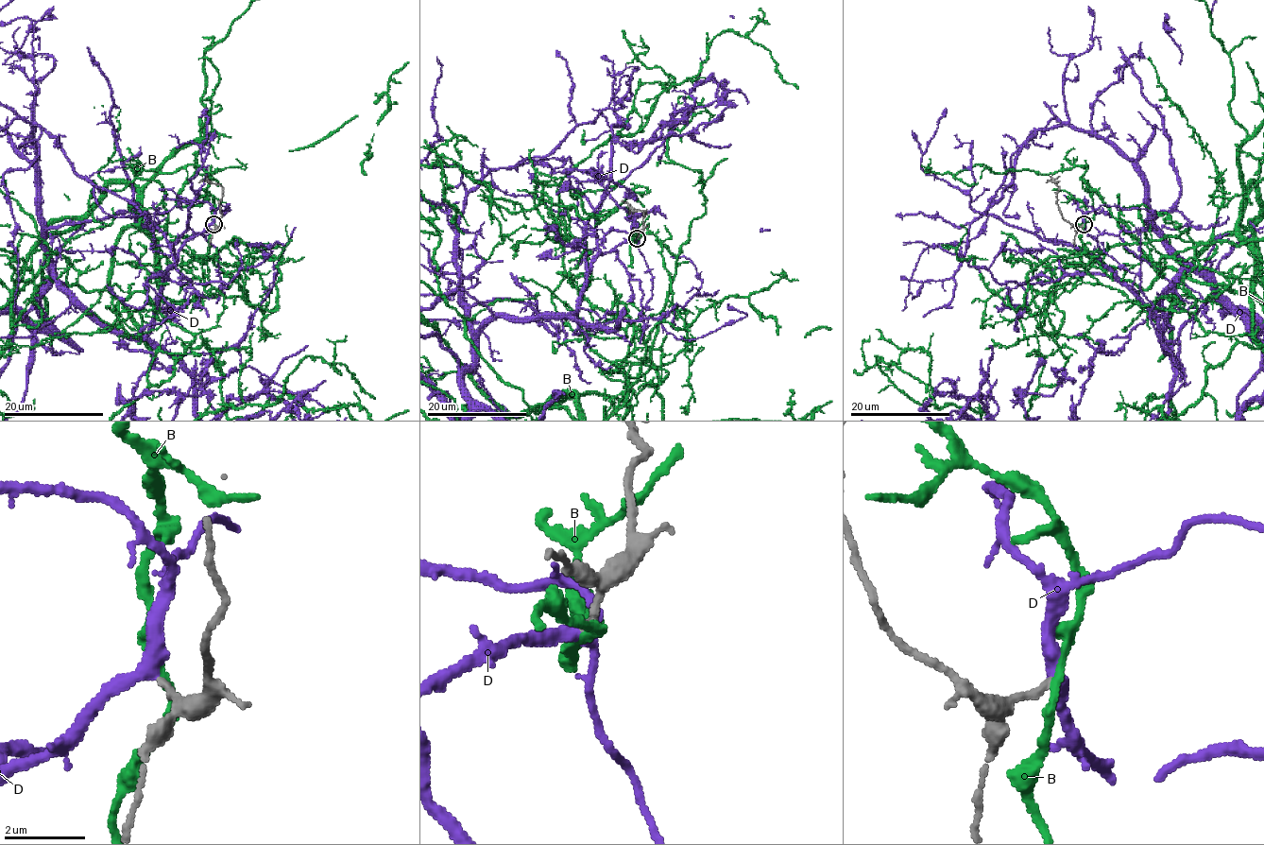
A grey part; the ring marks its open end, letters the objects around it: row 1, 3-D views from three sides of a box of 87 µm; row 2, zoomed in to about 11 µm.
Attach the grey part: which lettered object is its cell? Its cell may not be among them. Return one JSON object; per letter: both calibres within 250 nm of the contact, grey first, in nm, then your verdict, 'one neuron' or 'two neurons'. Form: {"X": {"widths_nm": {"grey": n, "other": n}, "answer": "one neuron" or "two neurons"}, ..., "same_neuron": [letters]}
{"B": {"widths_nm": {"grey": 190, "other": 220}, "answer": "two neurons"}, "D": {"widths_nm": {"grey": 180, "other": 360}, "answer": "one neuron"}, "same_neuron": ["D"]}

